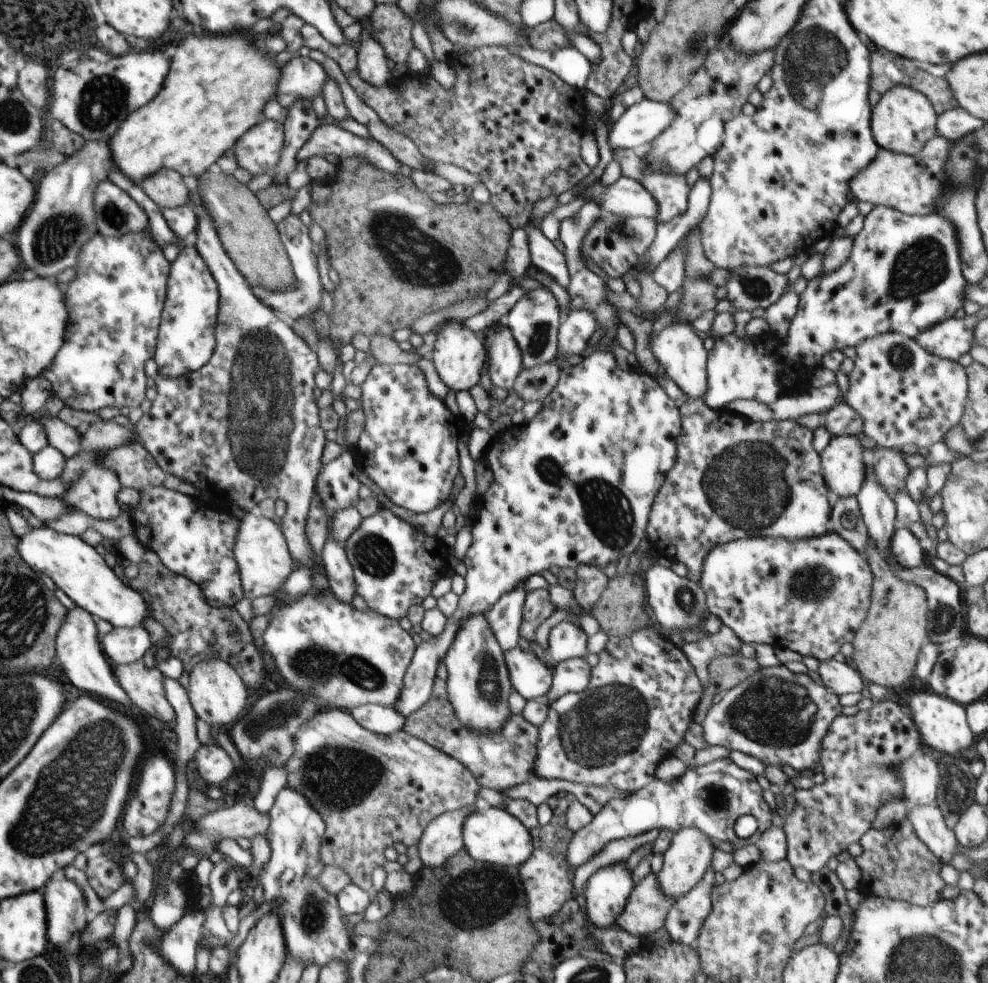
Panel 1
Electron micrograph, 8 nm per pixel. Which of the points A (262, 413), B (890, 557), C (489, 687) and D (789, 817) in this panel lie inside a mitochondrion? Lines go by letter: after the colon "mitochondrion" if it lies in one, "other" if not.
A: mitochondrion
B: other
C: mitochondrion
D: other

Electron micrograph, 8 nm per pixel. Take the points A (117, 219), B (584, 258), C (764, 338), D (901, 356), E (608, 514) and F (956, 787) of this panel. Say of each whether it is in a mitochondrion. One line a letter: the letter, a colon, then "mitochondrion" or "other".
A: mitochondrion
B: other
C: other
D: mitochondrion
E: mitochondrion
F: mitochondrion

